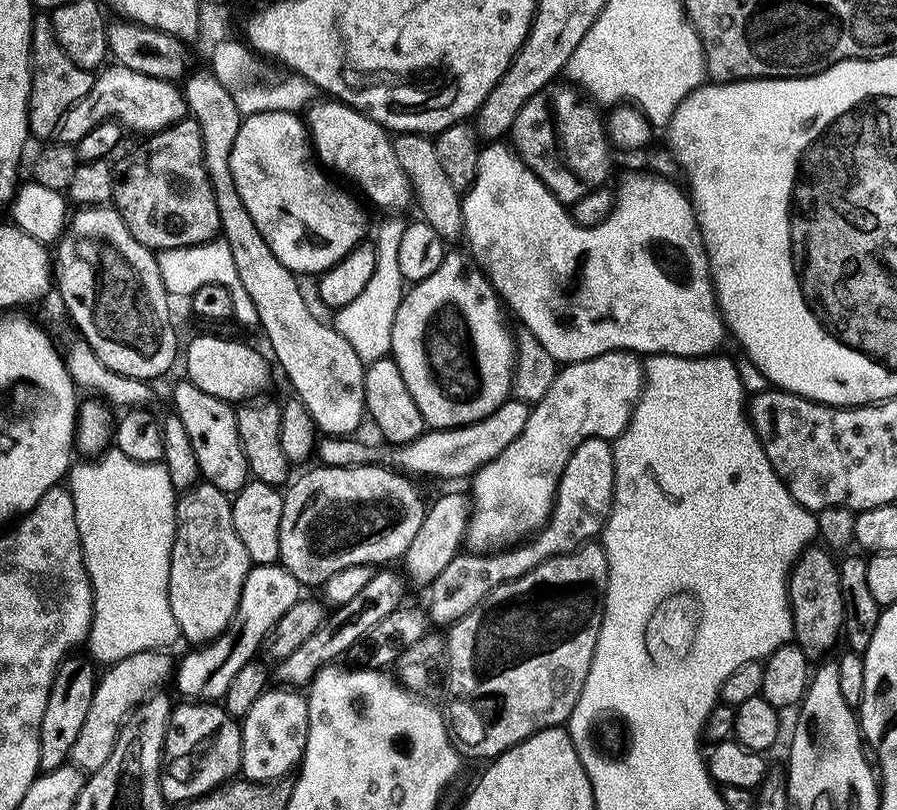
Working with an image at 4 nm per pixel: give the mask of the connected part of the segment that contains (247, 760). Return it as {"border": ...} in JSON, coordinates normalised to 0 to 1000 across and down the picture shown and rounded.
{"border":[[[312,847],[304,852],[297,852],[283,867],[276,883],[271,885],[270,902],[272,905],[272,941],[270,944],[271,962],[282,965],[312,965],[324,959],[334,946],[339,936],[339,927],[343,920],[343,898],[346,896],[346,877],[342,858],[330,852],[322,852]]]}

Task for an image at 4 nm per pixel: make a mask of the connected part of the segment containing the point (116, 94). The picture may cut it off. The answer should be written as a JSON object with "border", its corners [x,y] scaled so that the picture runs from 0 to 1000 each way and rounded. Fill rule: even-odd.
{"border":[[[133,81],[123,83],[117,83],[107,94],[105,111],[100,111],[100,116],[96,116],[96,121],[91,121],[91,126],[87,126],[82,136],[78,136],[74,149],[75,177],[88,180],[96,165],[101,165],[119,148],[129,149],[144,164],[157,163],[169,170],[174,164],[211,147],[212,125],[200,102],[177,99]]]}

